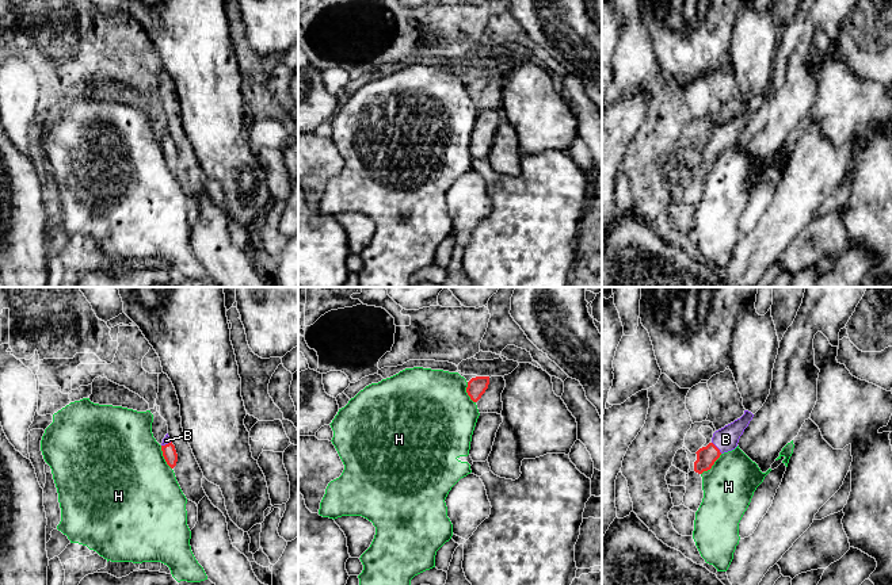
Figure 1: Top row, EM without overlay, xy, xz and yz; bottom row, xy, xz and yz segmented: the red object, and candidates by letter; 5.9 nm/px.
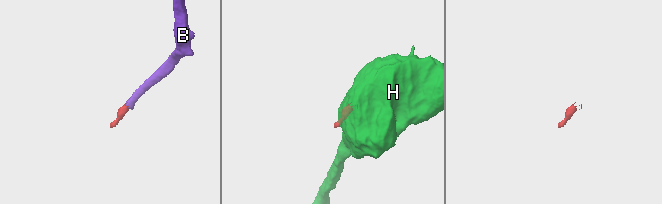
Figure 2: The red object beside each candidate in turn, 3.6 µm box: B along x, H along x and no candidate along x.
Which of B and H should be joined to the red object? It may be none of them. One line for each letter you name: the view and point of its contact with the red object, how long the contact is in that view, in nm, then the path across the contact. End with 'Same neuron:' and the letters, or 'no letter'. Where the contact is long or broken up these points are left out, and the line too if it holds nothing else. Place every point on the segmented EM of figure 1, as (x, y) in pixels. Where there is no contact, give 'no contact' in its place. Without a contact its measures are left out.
B: meets red in yz at (716, 447); contact 90 nm long; runs through yz (706, 457), (716, 447), (725, 439)
Same neuron: B

